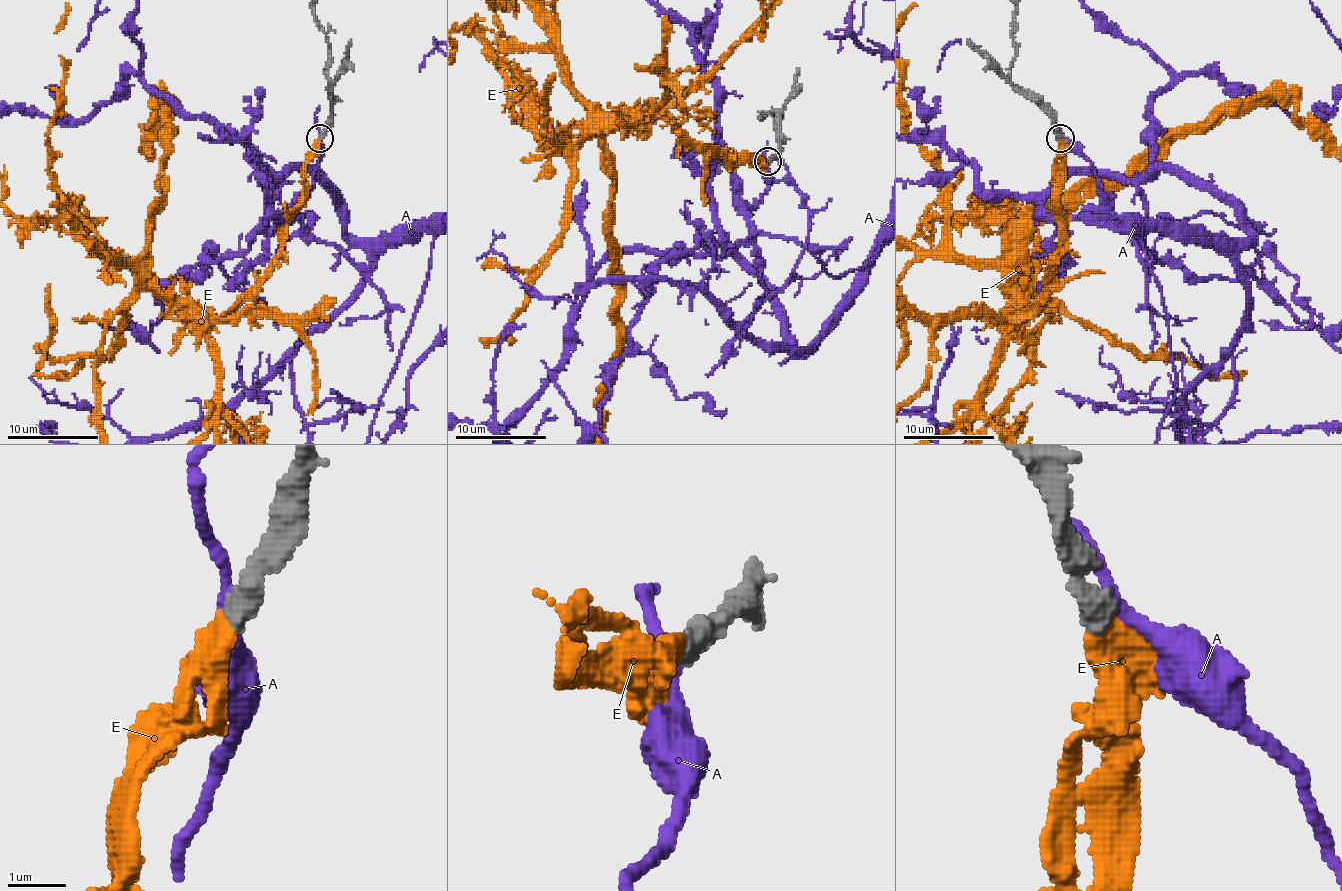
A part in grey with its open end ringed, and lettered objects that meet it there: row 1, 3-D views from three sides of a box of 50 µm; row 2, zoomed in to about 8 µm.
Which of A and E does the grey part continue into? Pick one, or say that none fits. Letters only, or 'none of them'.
E

